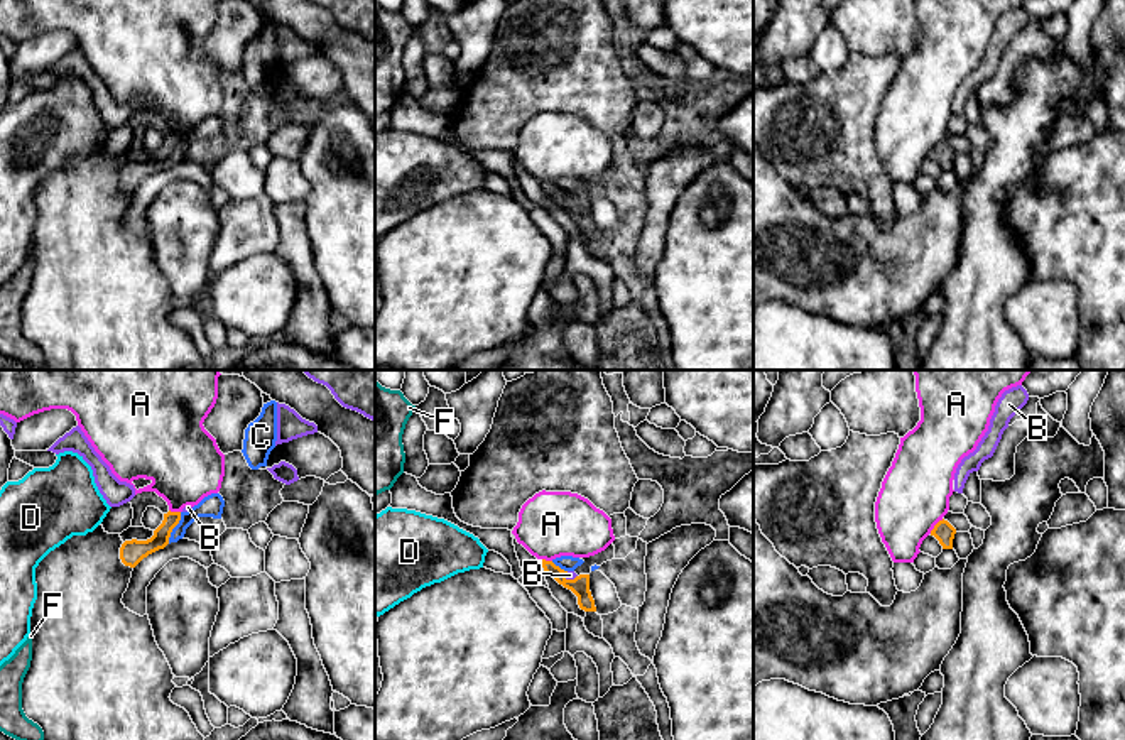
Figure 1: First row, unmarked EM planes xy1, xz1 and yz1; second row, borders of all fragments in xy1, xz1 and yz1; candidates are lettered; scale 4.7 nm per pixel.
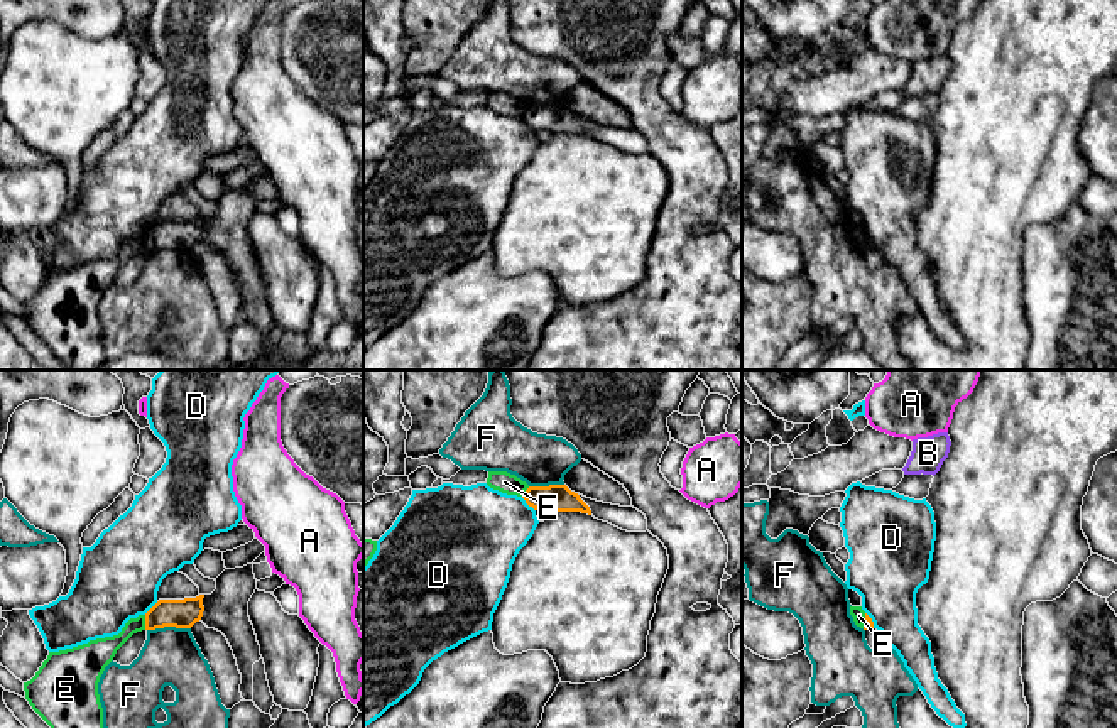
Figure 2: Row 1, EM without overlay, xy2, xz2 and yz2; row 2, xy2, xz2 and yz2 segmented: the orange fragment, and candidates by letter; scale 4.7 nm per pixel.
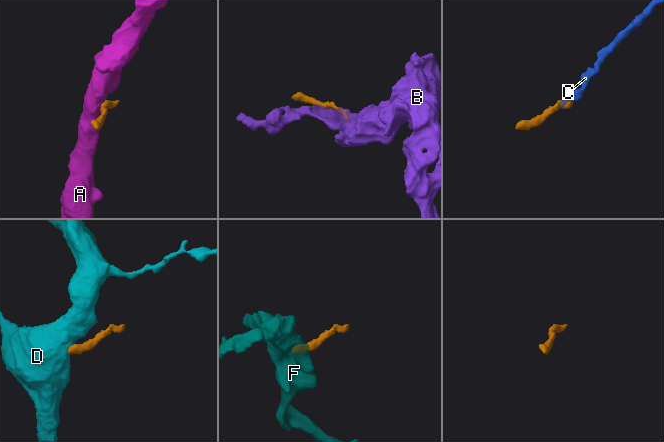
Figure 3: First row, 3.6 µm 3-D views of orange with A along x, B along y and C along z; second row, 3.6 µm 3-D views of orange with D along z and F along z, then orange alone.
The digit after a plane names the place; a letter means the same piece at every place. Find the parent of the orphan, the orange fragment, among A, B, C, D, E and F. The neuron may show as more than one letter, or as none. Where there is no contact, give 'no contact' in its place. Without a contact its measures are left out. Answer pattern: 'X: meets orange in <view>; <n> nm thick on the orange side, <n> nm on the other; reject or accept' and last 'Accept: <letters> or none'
A: meets orange in yz1; 100 nm thick on the orange side, 320 nm on the other; reject
B: meets orange in xz1; 90 nm thick on the orange side, 50 nm on the other; reject
C: meets orange in xy1; 110 nm thick on the orange side, 110 nm on the other; accept
D: meets orange in xz2; 130 nm thick on the orange side, 400 nm on the other; reject
E: meets orange in xy2; 140 nm thick on the orange side, 130 nm on the other; reject
F: meets orange in xy2; 140 nm thick on the orange side, 280 nm on the other; reject
Accept: C

